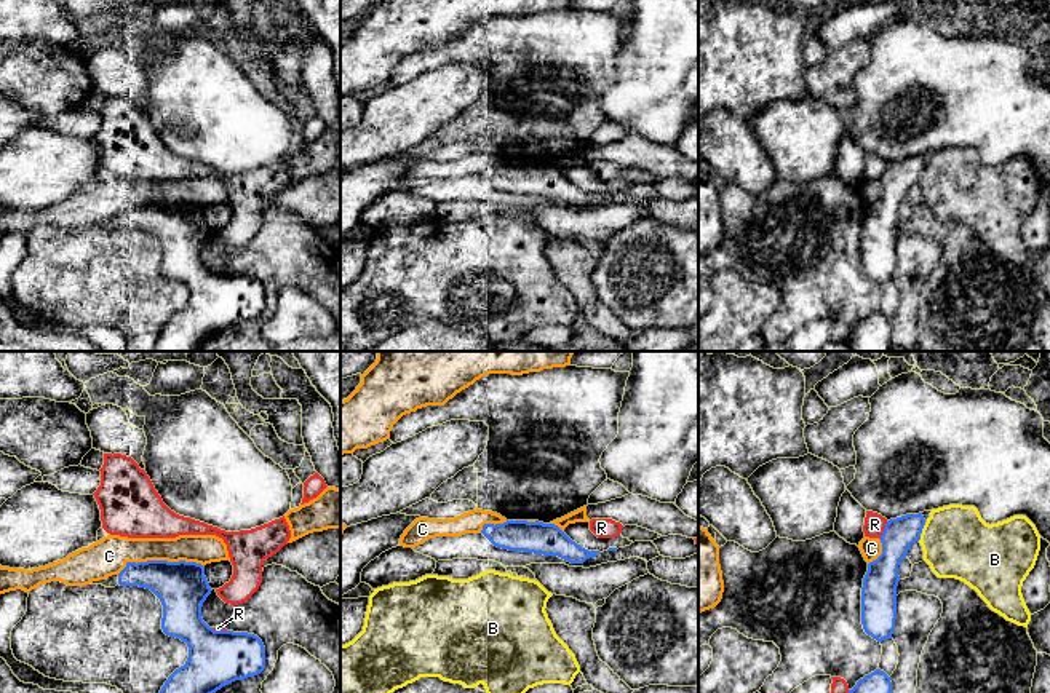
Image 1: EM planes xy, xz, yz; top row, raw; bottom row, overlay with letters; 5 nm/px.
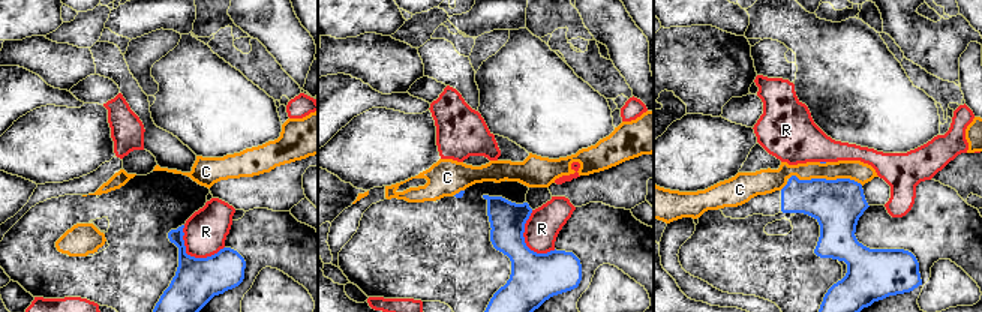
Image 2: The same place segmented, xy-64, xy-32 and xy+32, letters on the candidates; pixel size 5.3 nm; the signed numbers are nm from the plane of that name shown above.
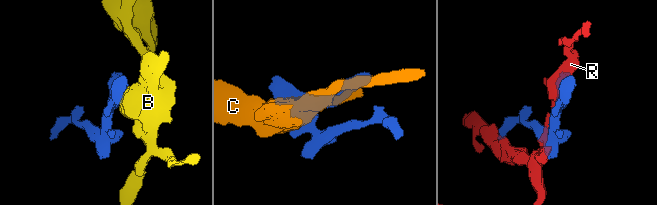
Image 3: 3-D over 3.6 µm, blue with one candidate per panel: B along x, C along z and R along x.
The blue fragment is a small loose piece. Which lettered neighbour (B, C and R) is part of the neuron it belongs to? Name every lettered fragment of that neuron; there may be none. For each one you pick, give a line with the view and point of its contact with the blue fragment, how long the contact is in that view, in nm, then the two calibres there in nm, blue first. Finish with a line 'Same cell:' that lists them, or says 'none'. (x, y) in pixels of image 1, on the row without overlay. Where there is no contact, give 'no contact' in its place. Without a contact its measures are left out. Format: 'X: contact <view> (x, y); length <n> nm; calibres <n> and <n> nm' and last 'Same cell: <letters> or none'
Same cell: none

